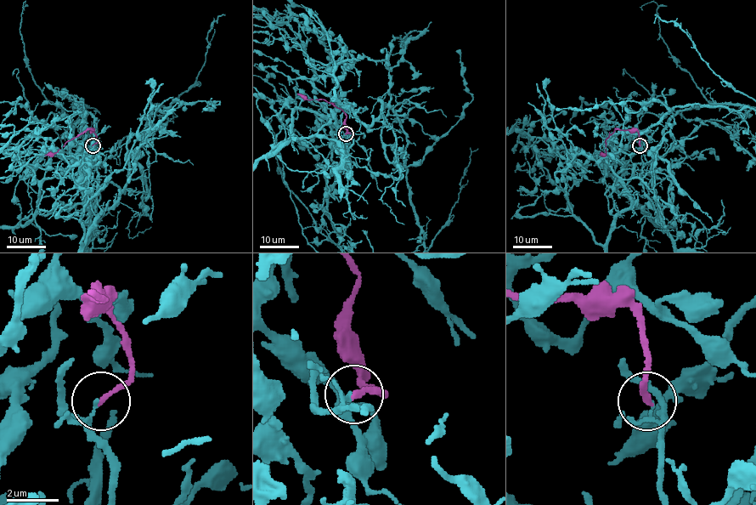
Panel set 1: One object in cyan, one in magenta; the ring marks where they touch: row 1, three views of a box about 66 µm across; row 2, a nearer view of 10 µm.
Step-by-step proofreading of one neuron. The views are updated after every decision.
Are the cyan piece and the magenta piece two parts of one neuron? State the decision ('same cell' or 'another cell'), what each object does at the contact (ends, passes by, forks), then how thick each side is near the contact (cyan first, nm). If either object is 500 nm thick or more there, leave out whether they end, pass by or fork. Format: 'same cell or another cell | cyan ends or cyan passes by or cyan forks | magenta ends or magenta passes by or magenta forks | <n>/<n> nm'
another cell | cyan passes by | magenta ends | 90/200 nm

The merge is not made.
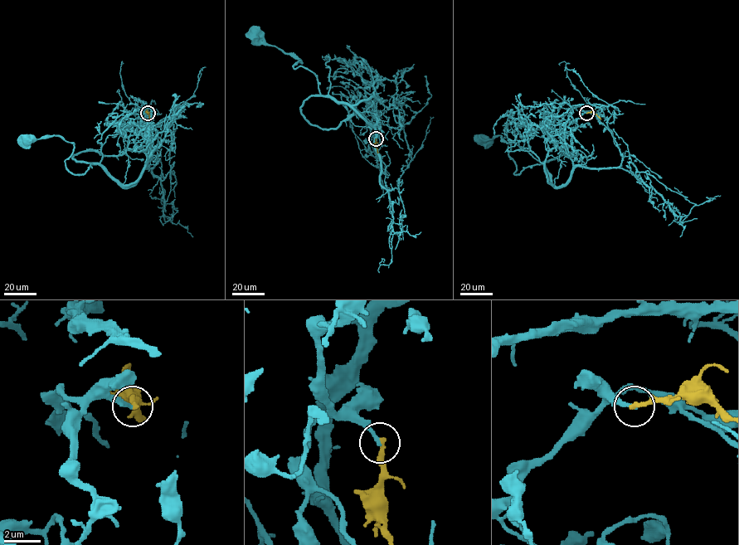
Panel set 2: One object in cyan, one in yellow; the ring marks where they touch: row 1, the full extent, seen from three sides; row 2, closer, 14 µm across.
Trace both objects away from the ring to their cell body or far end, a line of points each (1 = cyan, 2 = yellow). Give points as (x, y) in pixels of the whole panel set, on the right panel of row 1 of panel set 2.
1: (586, 113), (556, 131), (561, 151), (554, 184), (544, 164), (514, 174), (501, 136), (483, 139)
2: (586, 113), (594, 113), (601, 119)

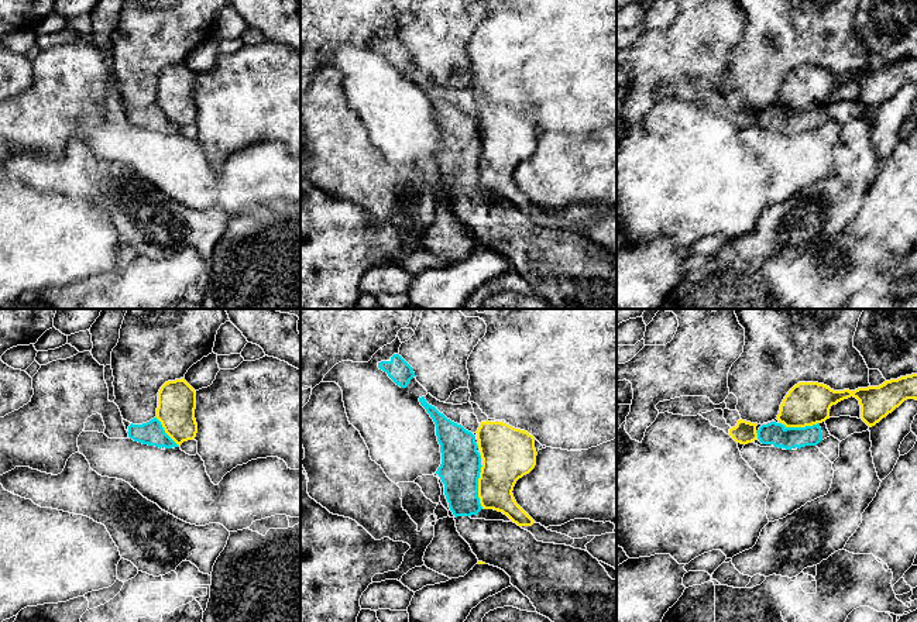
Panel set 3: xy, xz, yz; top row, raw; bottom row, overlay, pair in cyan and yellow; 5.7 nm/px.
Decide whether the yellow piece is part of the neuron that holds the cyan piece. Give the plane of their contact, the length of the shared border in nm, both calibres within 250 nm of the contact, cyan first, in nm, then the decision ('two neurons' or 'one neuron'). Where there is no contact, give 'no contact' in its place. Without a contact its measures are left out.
xz | 240 nm | 220/300 nm | two neurons

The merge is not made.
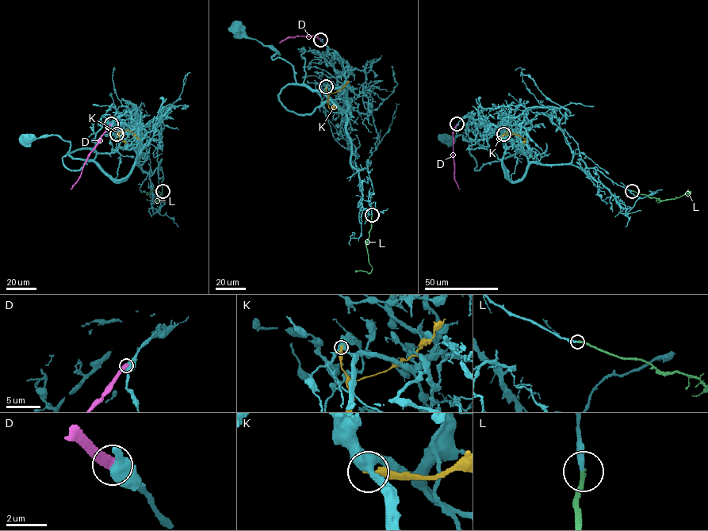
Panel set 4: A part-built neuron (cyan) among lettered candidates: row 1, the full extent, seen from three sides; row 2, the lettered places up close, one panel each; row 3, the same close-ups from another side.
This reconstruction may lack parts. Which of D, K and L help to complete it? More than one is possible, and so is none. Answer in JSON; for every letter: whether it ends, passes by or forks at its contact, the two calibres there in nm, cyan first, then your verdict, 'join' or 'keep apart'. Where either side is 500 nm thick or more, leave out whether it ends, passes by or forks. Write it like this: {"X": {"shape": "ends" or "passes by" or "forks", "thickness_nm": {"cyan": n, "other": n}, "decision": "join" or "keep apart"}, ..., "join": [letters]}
{"D": {"thickness_nm": {"cyan": 550, "other": 440}, "decision": "keep apart"}, "K": {"shape": "ends", "thickness_nm": {"cyan": 440, "other": 320}, "decision": "keep apart"}, "L": {"shape": "ends", "thickness_nm": {"cyan": 260, "other": 240}, "decision": "join"}, "join": ["L"]}

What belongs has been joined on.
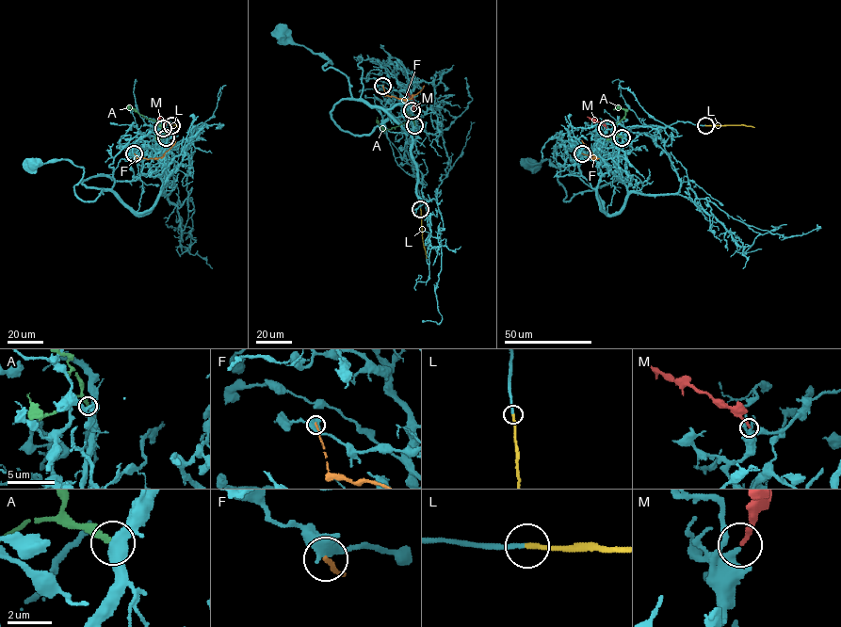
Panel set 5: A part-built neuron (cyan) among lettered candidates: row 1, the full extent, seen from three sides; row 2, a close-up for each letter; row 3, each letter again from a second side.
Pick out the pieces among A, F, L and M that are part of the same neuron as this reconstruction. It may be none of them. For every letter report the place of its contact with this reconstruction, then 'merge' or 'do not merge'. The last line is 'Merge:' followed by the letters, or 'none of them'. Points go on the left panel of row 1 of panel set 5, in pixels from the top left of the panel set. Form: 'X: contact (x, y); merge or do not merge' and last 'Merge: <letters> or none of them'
A: contact (166, 137); do not merge
F: contact (134, 153); do not merge
L: contact (171, 125); merge
M: contact (163, 128); merge
Merge: L, M

